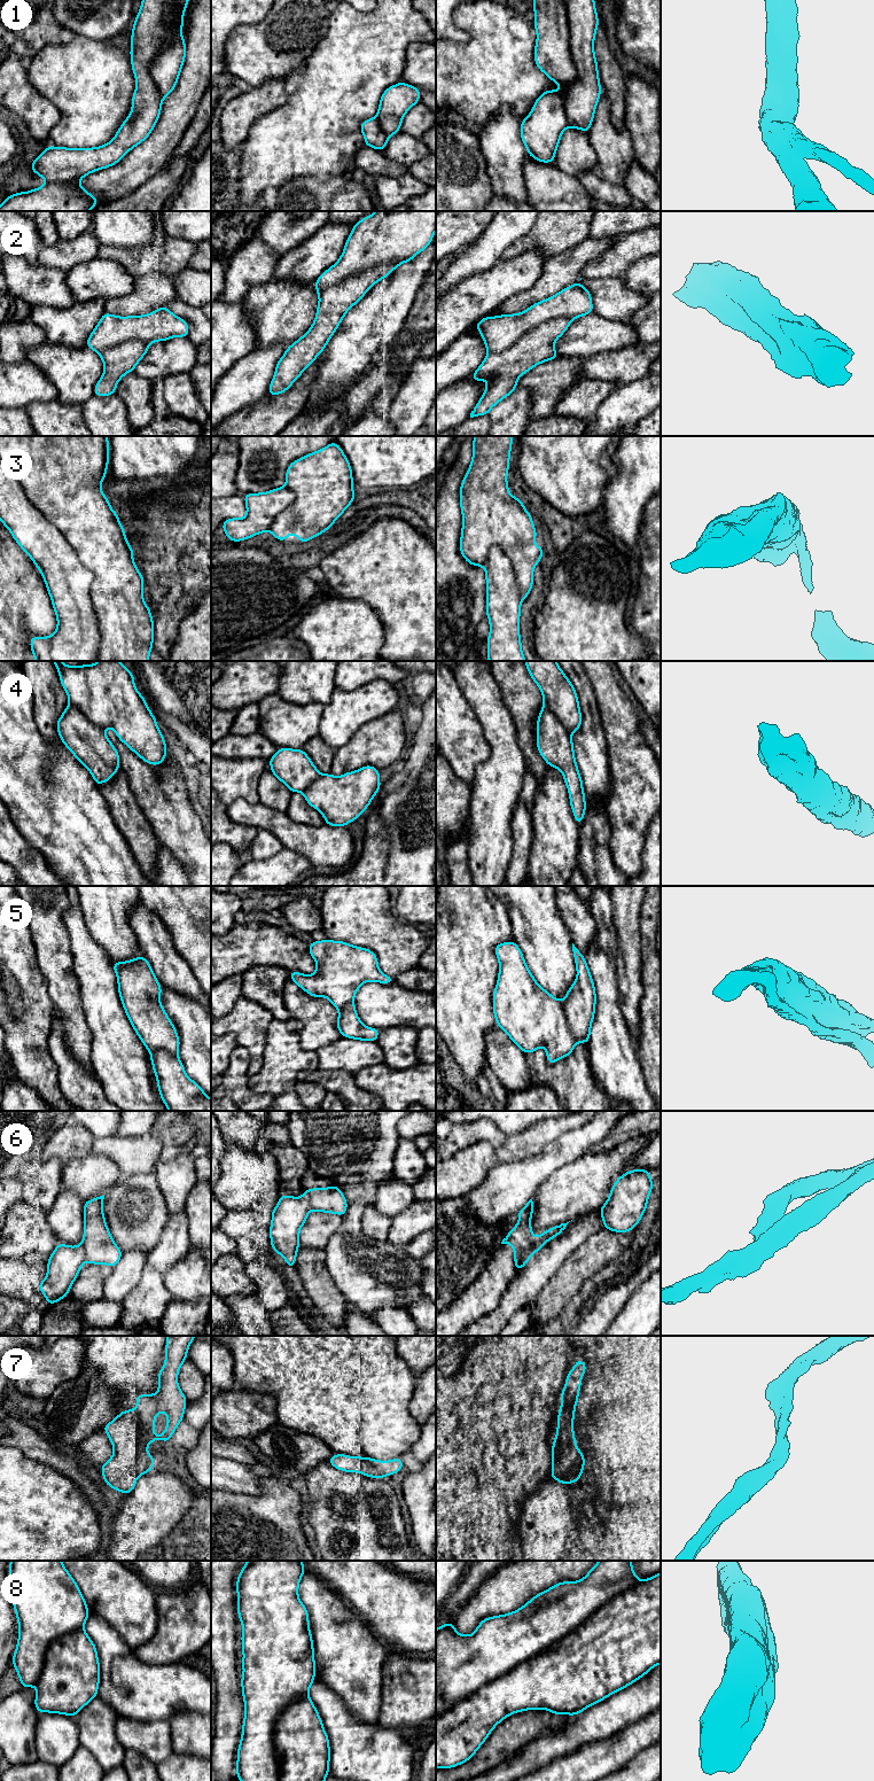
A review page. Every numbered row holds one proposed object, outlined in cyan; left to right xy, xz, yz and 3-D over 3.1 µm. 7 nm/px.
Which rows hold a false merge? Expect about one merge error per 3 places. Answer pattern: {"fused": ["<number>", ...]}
{"fused": ["2", "6", "8"]}

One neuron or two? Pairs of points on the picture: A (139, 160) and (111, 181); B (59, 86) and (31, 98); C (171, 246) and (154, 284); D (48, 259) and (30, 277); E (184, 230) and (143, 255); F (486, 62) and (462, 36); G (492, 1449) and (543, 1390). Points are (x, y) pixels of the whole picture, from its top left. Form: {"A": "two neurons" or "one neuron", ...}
{"A": "one neuron", "B": "two neurons", "C": "two neurons", "D": "two neurons", "E": "two neurons", "F": "two neurons", "G": "one neuron"}

